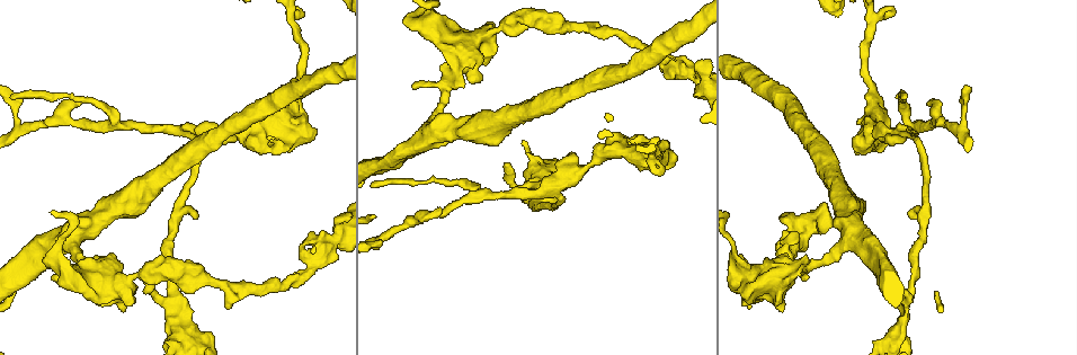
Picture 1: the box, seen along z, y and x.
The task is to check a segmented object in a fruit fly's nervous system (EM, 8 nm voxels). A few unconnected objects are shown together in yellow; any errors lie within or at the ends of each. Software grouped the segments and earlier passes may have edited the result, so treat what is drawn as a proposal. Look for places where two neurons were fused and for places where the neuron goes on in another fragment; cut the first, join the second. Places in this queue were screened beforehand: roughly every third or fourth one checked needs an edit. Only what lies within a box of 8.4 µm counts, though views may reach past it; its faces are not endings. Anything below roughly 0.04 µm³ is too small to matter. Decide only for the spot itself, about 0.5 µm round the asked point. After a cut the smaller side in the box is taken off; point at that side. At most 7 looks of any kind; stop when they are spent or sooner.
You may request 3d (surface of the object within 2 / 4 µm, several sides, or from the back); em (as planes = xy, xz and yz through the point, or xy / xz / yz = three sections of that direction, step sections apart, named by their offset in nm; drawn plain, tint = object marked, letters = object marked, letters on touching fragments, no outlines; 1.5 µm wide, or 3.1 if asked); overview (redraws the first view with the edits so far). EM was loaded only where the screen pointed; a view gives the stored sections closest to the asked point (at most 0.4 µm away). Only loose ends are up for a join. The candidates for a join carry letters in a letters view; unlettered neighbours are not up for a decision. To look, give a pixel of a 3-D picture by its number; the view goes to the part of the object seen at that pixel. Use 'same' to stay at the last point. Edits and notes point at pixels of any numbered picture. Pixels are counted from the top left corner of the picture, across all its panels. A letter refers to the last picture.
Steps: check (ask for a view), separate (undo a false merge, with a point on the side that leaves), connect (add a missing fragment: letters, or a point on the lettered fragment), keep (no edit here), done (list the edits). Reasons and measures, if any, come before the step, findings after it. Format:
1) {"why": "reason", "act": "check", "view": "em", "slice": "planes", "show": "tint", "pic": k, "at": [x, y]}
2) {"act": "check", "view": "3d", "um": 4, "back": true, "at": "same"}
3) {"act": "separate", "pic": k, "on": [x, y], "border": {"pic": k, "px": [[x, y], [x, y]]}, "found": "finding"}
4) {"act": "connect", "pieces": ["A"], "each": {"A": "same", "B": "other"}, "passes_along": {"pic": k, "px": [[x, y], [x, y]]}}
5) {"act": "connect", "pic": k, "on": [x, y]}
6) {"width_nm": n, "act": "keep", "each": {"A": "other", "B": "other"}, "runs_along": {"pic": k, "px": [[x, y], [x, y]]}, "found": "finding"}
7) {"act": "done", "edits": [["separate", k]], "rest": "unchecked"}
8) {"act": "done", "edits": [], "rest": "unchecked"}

{"act": "check", "view": "em", "slice": "xy", "step": 8, "show": "tint", "pic": 1, "at": [693, 68]}

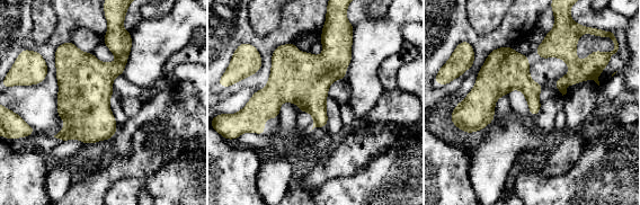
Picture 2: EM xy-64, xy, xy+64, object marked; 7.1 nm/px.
{"act": "check", "view": "em", "slice": "planes", "show": "tint", "at": "same"}

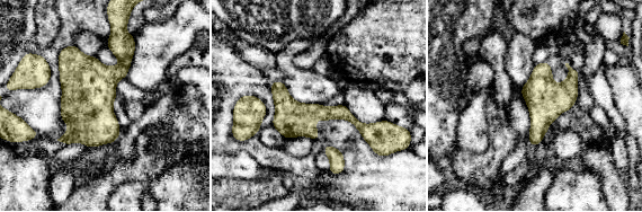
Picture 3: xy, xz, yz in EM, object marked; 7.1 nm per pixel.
{"why": "what lies round it", "act": "check", "view": "em", "slice": "planes", "show": "letters", "at": "same"}

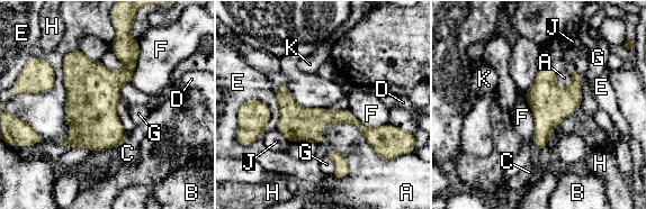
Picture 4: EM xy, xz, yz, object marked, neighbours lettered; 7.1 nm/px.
{"width_nm": 280, "act": "keep", "each": {"A": "other", "B": "other", "C": "other", "D": "other", "E": "other", "F": "other", "G": "other", "H": "other", "J": "other", "K": "other"}, "border": {"pic": 4, "px": [[525, 91], [534, 120], [532, 139]]}, "found": "all the same neuron"}

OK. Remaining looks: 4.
{"why": "a narrow waist", "act": "check", "view": "em", "slice": "planes", "show": "plain", "pic": 1, "at": [510, 25]}

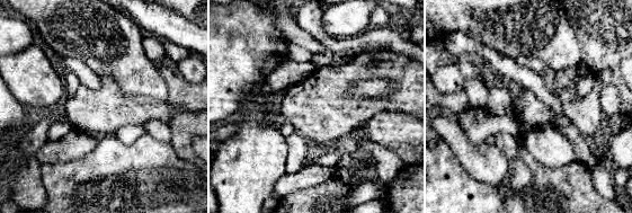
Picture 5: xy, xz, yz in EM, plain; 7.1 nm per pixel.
{"act": "check", "view": "em", "slice": "planes", "show": "tint", "at": "same"}

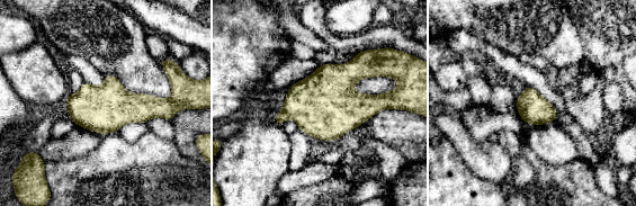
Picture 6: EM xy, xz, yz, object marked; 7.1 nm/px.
{"why": "see the neighbours", "act": "check", "view": "em", "slice": "planes", "show": "letters", "at": "same"}

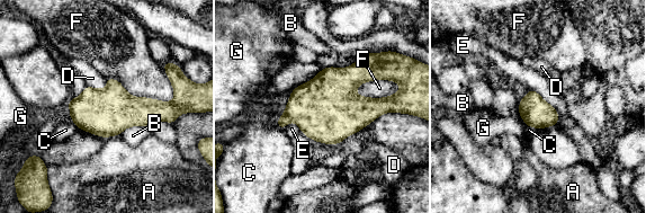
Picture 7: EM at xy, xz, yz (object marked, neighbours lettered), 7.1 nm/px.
{"act": "keep", "each": {"A": "other", "B": "other", "C": "other", "D": "other", "E": "other", "F": "other", "G": "other"}, "border": {"pic": 7, "px": [[107, 81], [104, 88], [87, 85]]}, "found": "continuous, no second neuron"}

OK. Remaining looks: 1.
{"act": "done", "edits": [], "rest": "unchecked"}

